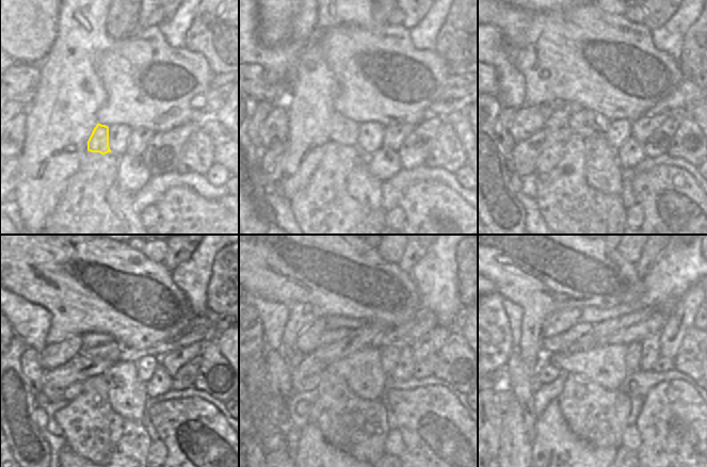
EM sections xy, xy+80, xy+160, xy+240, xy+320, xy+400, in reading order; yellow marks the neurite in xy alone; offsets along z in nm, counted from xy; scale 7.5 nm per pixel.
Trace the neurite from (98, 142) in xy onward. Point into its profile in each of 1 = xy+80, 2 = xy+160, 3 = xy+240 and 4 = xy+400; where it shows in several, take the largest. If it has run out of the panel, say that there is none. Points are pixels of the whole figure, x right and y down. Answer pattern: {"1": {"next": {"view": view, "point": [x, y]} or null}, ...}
{"1": {"next": {"view": "xy+80", "point": [341, 130]}}, "2": {"next": {"view": "xy+160", "point": [585, 124]}}, "3": {"next": {"view": "xy+240", "point": [112, 351]}}, "4": {"next": {"view": "xy+400", "point": [558, 344]}}}

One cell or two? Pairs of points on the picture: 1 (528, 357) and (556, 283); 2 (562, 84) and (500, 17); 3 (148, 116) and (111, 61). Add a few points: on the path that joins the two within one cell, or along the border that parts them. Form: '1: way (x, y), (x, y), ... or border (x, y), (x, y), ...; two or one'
1: way (531, 339), (534, 315), (548, 301); one
2: way (557, 66), (518, 28); one
3: way (137, 102), (134, 100), (134, 86), (125, 75); one

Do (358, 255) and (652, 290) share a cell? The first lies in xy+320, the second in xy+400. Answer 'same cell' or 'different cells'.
different cells

